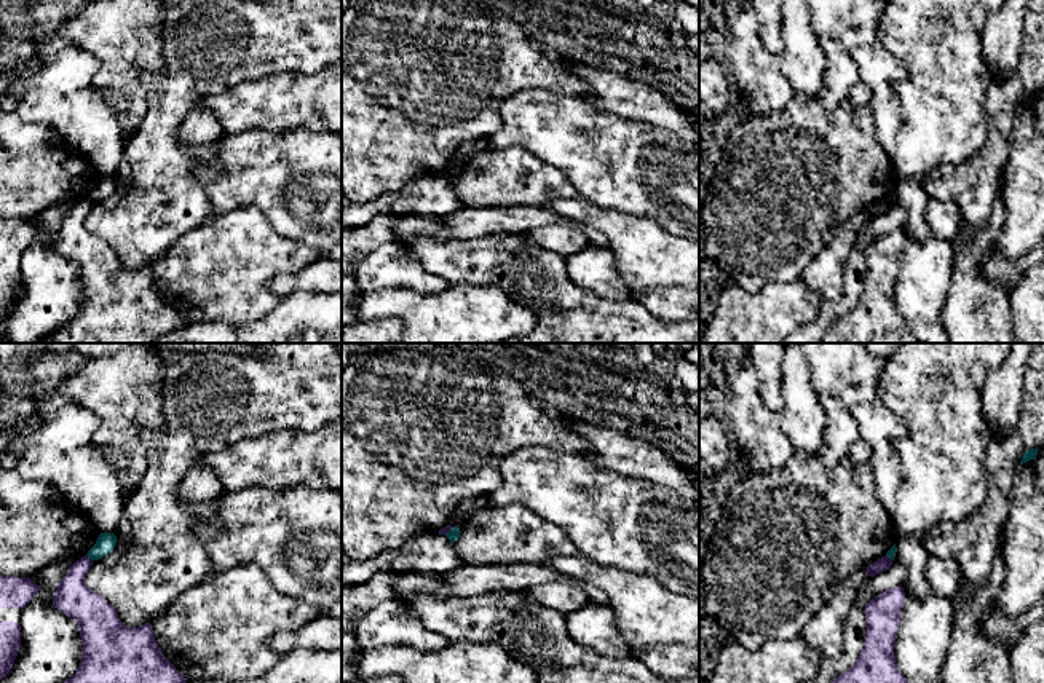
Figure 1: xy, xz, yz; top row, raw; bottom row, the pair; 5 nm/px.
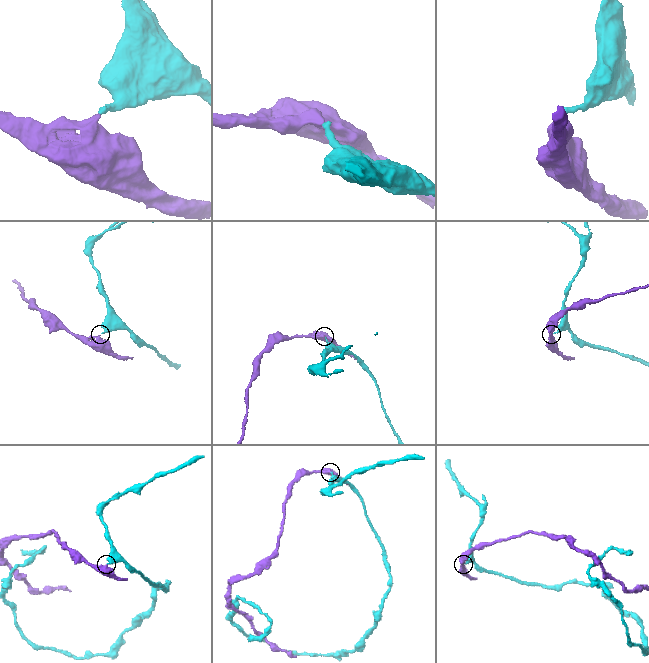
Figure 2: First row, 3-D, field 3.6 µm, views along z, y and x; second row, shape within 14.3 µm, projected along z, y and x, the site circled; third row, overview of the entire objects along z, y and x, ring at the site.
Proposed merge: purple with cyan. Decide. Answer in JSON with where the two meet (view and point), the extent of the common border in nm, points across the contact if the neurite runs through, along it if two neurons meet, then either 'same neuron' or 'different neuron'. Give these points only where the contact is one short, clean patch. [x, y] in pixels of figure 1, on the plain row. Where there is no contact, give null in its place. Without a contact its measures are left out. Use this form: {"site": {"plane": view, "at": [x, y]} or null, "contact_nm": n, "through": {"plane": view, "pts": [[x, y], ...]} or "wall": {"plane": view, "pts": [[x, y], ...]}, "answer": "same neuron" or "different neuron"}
{"site": {"plane": "xy", "at": [88, 200]}, "contact_nm": 50, "wall": {"plane": "xy", "pts": [[86, 197], [91, 203]]}, "answer": "different neuron"}

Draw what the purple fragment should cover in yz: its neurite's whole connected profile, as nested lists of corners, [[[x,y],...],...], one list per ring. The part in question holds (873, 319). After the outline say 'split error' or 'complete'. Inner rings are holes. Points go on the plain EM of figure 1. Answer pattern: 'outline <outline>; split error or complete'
outline [[[892,230],[865,247],[867,276],[859,302],[824,332],[822,343],[916,343],[894,300],[904,241],[904,230]]]; complete

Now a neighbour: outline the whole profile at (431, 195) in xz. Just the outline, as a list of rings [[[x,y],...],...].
[[[425,176],[412,179],[401,190],[383,193],[369,203],[353,203],[342,193],[342,228],[359,228],[377,215],[445,217],[460,207],[463,204],[445,177]]]

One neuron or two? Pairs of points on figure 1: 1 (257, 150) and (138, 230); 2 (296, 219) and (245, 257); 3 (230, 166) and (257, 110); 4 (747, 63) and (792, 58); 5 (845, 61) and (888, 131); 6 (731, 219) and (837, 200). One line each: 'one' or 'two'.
1: two
2: two
3: two
4: two
5: two
6: one

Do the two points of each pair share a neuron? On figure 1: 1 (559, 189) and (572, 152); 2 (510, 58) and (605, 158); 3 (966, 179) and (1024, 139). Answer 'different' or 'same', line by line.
1: different
2: different
3: different

